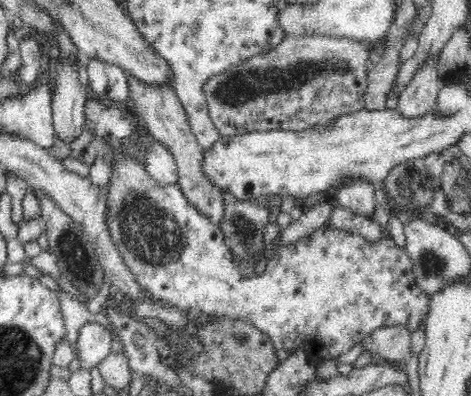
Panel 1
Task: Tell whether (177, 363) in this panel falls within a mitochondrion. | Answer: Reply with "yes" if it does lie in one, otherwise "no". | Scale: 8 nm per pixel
no

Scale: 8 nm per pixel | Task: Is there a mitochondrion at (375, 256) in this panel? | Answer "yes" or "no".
no

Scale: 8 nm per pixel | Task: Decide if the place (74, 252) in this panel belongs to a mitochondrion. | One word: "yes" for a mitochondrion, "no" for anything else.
yes

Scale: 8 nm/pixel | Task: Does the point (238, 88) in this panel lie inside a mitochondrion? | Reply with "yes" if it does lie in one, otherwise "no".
yes

